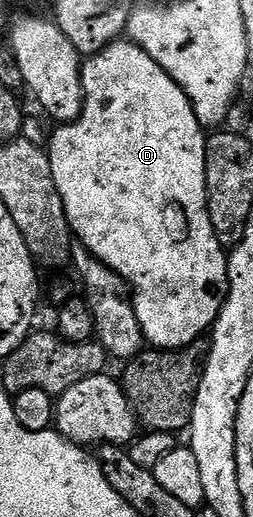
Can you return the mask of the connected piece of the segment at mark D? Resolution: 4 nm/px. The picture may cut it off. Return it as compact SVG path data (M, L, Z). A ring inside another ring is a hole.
M121 38L108 44L101 52L88 57L81 65L81 85L85 91L85 106L78 120L69 124L61 124L53 132L53 137L47 143L51 174L55 178L55 186L63 198L65 213L73 235L79 241L80 247L86 248L96 260L102 260L111 270L115 270L125 279L131 289L135 314L139 318L139 326L143 330L146 341L154 349L185 348L188 344L202 339L208 333L221 313L225 304L225 294L229 290L229 257L222 248L209 217L207 202L207 174L205 173L205 142L206 129L201 127L199 118L195 118L195 110L183 94L183 90L174 80L151 58L139 45Z

